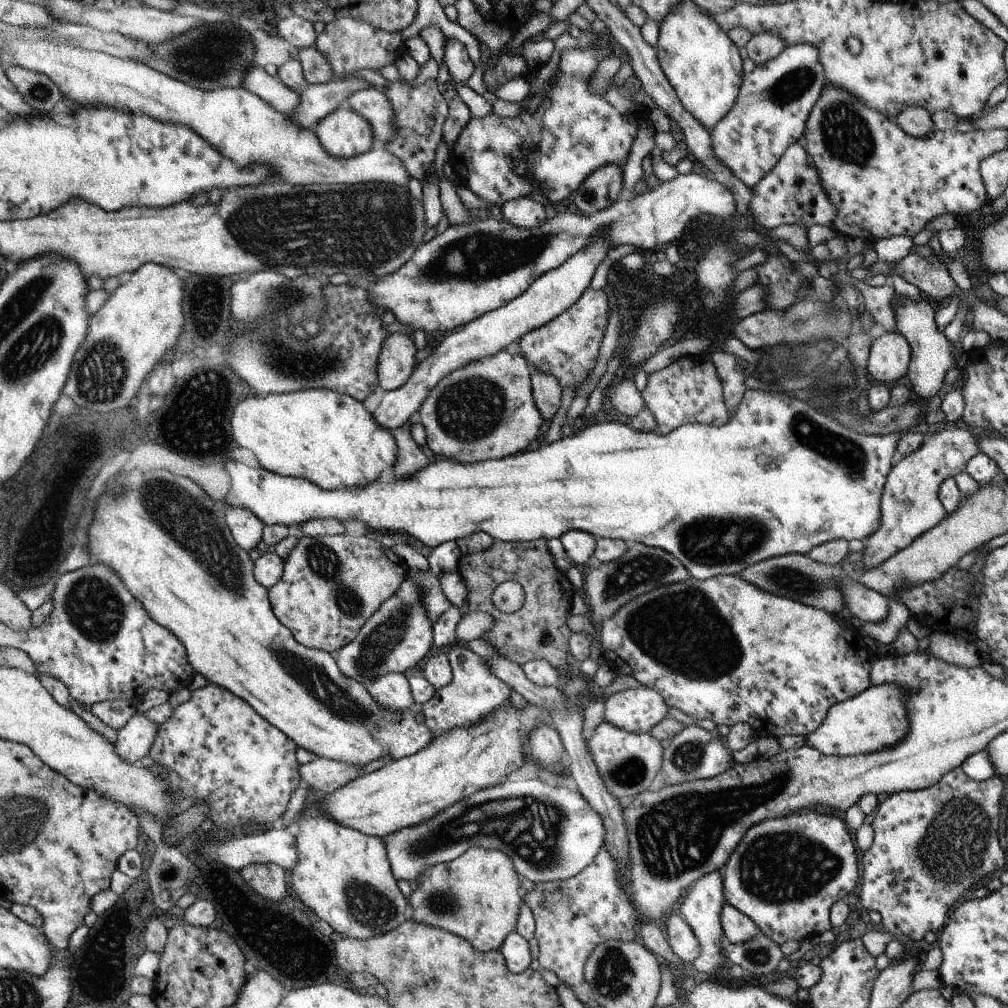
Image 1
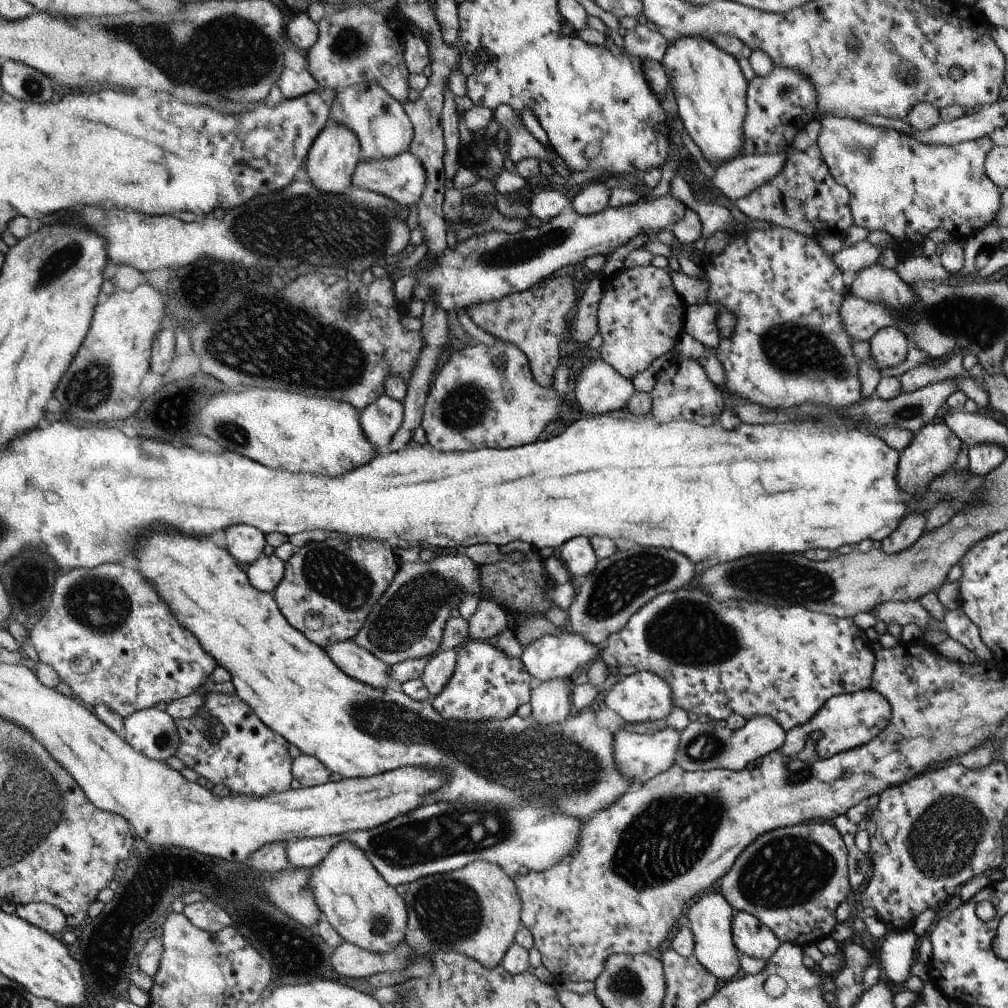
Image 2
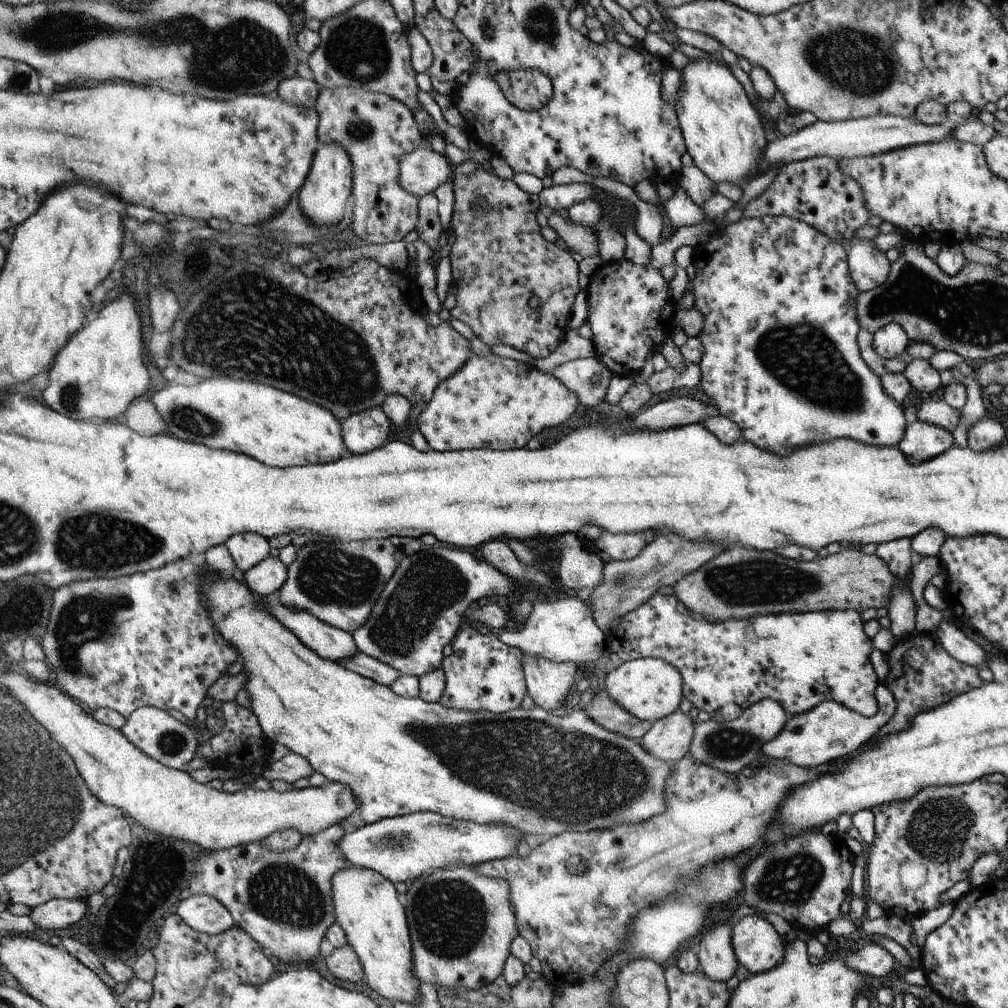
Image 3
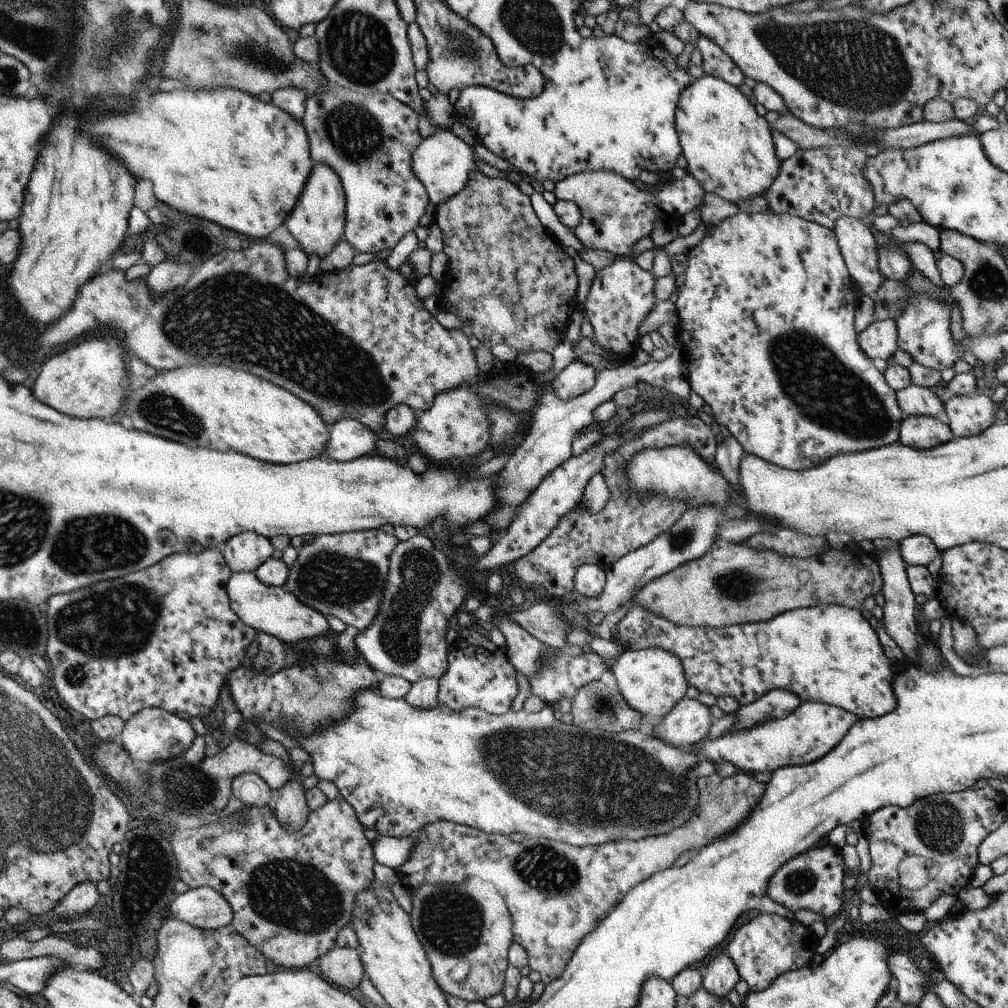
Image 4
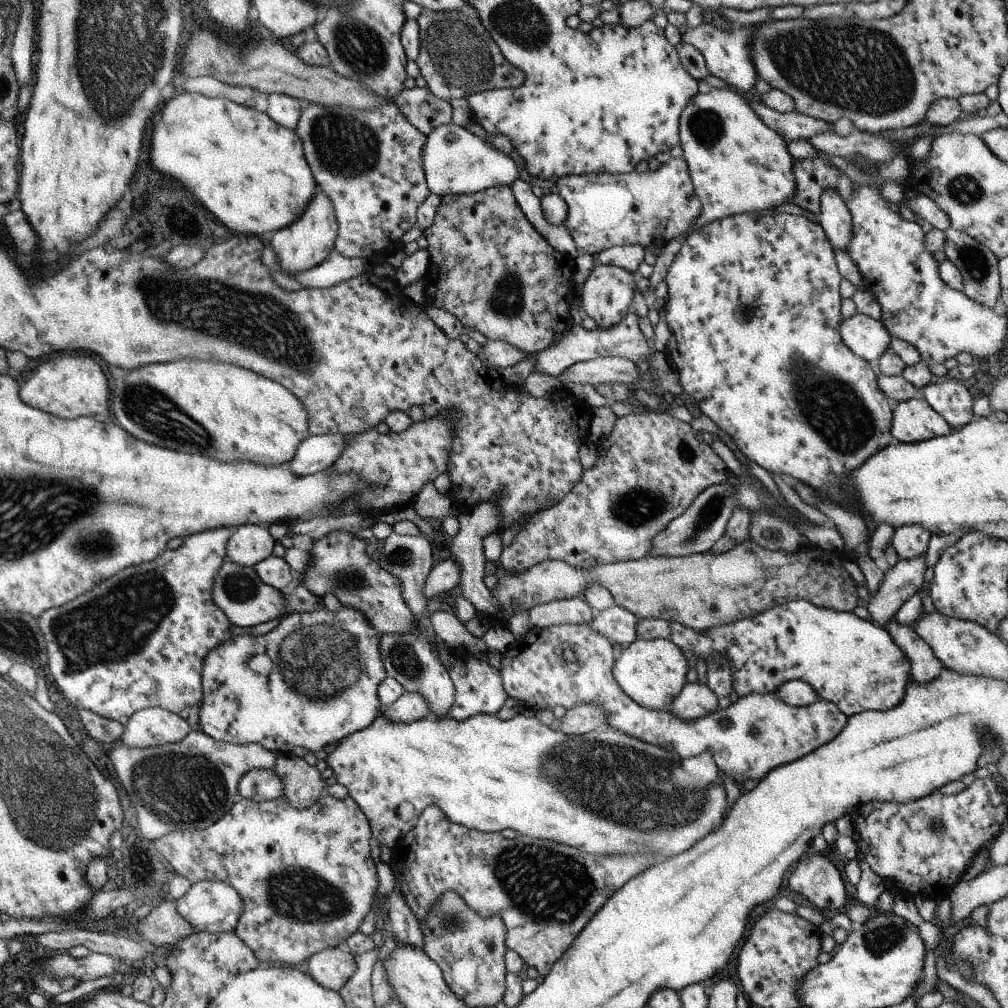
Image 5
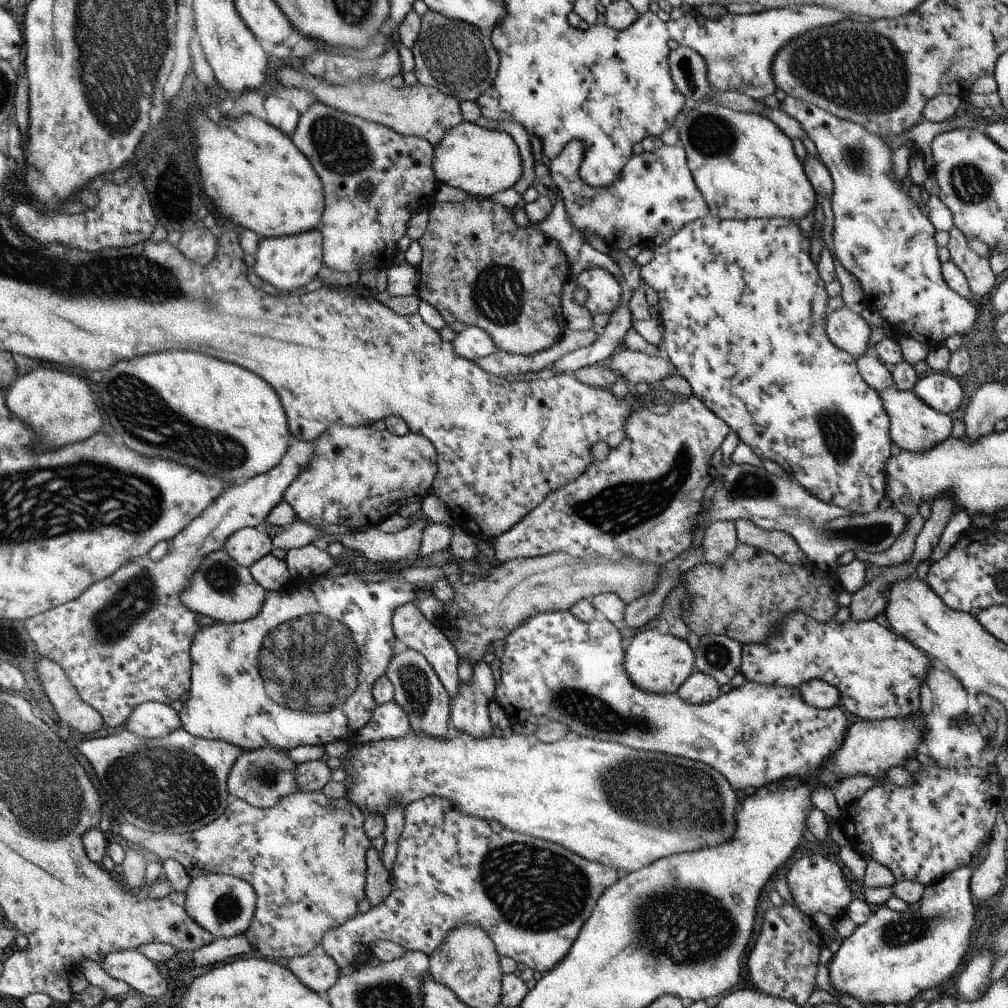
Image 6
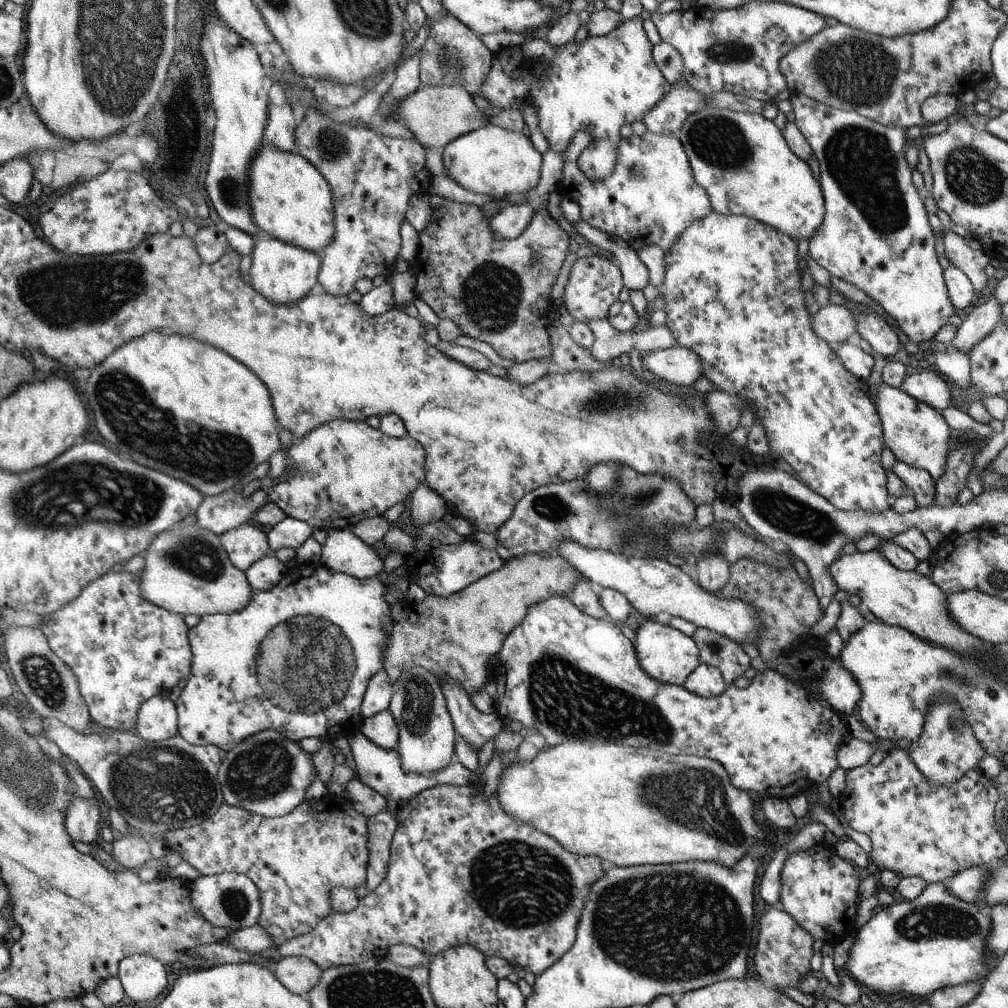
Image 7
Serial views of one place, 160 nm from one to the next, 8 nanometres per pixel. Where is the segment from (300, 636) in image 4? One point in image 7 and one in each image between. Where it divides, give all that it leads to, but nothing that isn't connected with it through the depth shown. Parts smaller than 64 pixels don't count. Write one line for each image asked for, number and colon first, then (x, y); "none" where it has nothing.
5: (247, 600)
6: (222, 589)
7: (187, 570)

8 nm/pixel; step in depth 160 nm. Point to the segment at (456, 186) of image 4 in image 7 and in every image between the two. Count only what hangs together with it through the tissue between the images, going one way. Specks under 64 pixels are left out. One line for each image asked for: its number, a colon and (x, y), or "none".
5: (455, 161)
6: (481, 162)
7: (489, 160)

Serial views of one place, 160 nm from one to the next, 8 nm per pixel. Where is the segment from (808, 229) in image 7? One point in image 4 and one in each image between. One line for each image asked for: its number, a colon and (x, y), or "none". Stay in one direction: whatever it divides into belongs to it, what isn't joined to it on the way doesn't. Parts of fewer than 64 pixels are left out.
4: (728, 145)
5: (738, 164)
6: (746, 168)

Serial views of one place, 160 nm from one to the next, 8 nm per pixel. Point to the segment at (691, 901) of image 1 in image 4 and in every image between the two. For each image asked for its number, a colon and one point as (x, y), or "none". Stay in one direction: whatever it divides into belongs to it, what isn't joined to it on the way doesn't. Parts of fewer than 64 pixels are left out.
2: (710, 917)
3: (717, 958)
4: (720, 975)

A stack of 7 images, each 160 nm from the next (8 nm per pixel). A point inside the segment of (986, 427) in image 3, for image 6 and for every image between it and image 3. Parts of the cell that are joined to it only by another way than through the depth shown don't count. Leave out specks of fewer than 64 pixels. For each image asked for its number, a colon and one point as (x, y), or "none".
4: (967, 416)
5: (950, 399)
6: (941, 391)

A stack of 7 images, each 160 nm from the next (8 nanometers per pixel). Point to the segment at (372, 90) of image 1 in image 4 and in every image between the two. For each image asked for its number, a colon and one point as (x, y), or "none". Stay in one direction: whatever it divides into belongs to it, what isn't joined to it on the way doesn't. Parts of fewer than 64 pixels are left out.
2: (384, 129)
3: (377, 130)
4: (369, 140)

